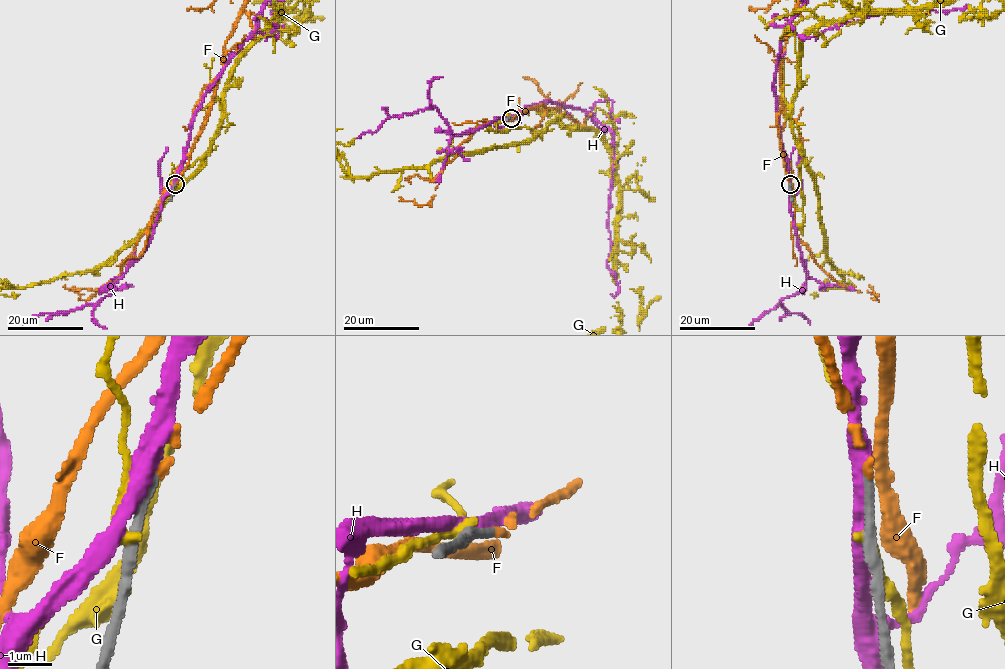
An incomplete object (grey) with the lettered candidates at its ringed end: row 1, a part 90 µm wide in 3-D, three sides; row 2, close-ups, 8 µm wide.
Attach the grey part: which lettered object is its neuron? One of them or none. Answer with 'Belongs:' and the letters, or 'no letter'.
Belongs: F

